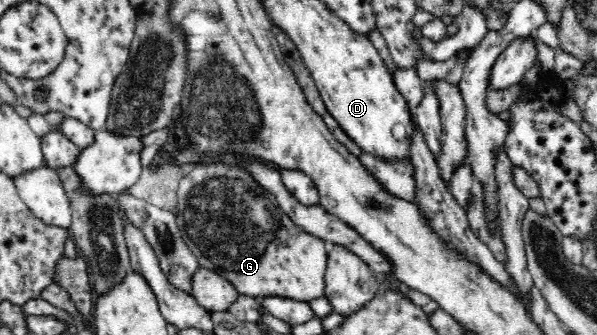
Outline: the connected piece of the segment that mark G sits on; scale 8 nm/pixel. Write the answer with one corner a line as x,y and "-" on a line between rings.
213,164
213,166
195,165
193,170
191,170
187,176
182,177
179,181
176,208
176,221
178,222
178,228
183,234
185,243
187,243
187,246
189,246
192,252
196,255
200,266
215,271
219,275
223,275
223,278
226,278
229,282
233,283
233,286
235,286
235,289
237,289
240,294
255,299
279,297
304,303
325,297
325,274
328,263
328,244
323,242
320,238
305,232
303,228
295,225
290,219
290,216
279,206
275,196
267,192
264,188
261,188
259,184
254,182
254,180
252,180
246,172
240,170
240,168
227,168
227,166
223,166
222,164

